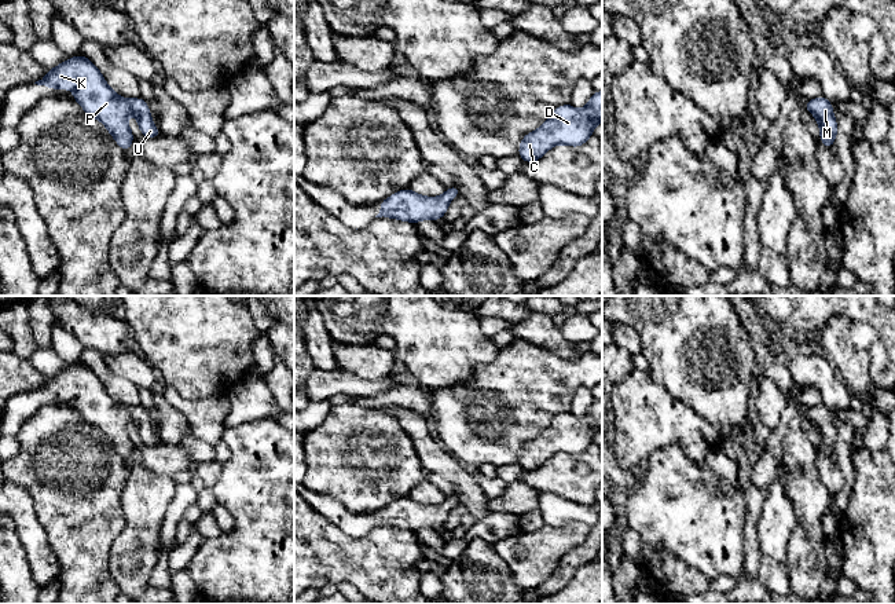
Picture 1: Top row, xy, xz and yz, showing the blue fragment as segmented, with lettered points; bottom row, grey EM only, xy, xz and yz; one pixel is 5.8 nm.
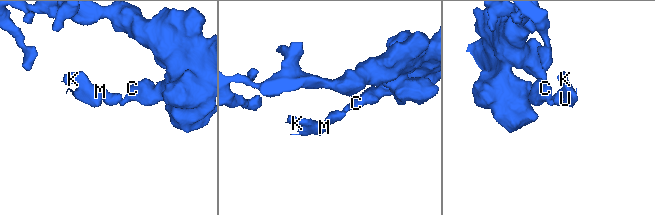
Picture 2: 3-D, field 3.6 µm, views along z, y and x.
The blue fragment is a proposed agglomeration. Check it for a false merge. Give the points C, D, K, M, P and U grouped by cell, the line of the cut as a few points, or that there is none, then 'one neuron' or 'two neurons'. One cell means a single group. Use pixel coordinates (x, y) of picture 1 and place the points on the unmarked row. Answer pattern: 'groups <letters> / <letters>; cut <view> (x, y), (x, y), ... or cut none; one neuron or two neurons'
groups C D K M P U; cut none; one neuron

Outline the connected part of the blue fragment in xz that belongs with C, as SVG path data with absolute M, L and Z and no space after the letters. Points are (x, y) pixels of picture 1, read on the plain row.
M595 399L587 413L577 418L571 411L558 414L551 424L520 450L518 462L527 472L540 468L558 453L579 455L602 431L602 399Z

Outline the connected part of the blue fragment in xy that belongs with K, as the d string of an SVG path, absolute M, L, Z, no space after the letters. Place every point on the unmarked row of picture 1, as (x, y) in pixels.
M84 363L71 365L60 373L51 376L48 382L36 389L52 398L71 398L73 407L82 418L99 428L115 451L128 460L133 442L128 425L136 424L137 433L144 446L158 446L162 442L153 431L151 420L143 406L121 406L109 395L100 378Z

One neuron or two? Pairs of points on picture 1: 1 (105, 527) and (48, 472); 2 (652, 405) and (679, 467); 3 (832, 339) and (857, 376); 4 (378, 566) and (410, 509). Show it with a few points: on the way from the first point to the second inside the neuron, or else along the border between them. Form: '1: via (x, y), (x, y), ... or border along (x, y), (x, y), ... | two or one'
1: via (91, 513), (62, 484) | one
2: via (652, 420), (674, 445), (674, 451) | one
3: via (842, 348), (851, 358), (853, 366) | one
4: border along (414, 531), (376, 524), (367, 533) | two

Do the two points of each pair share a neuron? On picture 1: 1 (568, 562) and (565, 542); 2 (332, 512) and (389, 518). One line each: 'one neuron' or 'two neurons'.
1: two neurons
2: one neuron

